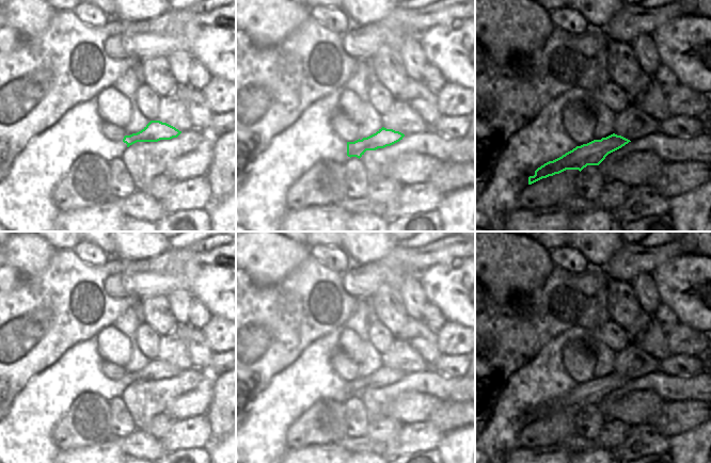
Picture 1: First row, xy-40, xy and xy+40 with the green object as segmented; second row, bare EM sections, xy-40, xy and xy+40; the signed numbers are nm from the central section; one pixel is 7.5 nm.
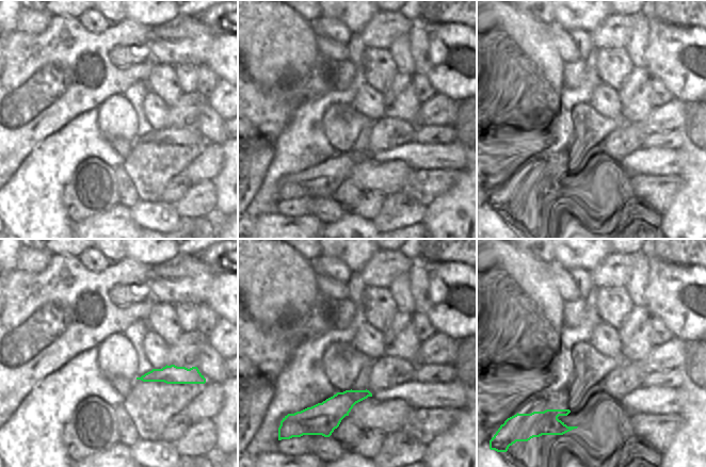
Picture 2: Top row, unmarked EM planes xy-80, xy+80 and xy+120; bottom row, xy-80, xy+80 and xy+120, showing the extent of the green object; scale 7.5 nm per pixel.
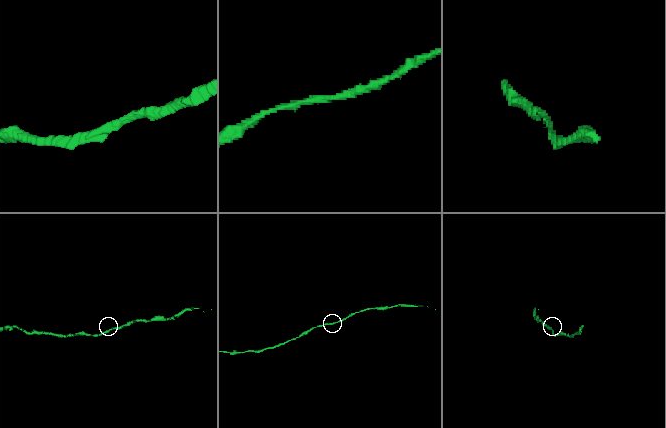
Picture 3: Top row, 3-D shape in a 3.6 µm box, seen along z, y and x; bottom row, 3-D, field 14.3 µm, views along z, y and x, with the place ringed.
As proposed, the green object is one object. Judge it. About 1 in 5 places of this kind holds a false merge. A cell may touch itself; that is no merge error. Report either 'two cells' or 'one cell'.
one cell

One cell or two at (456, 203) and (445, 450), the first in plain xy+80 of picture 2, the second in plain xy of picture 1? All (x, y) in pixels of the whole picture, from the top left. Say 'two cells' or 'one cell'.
one cell

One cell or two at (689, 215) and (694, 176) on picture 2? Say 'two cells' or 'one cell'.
one cell

